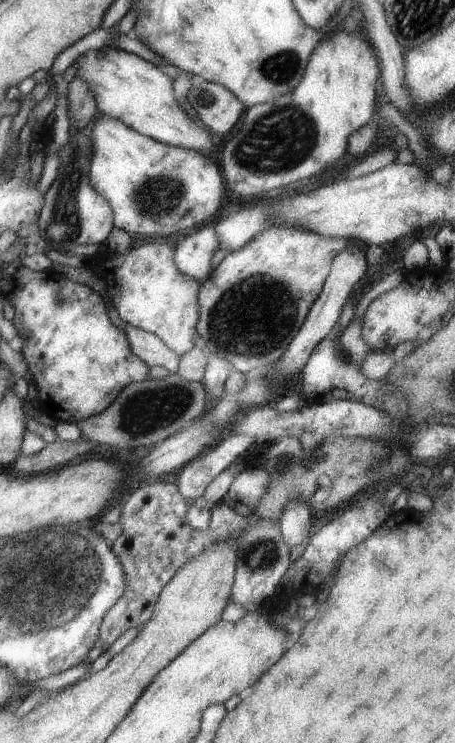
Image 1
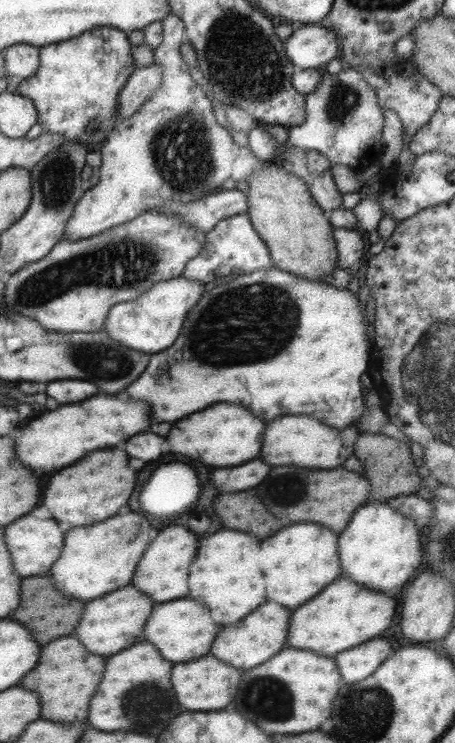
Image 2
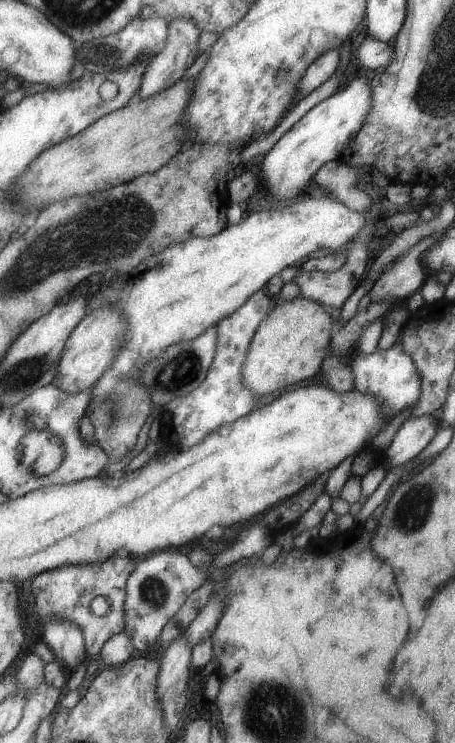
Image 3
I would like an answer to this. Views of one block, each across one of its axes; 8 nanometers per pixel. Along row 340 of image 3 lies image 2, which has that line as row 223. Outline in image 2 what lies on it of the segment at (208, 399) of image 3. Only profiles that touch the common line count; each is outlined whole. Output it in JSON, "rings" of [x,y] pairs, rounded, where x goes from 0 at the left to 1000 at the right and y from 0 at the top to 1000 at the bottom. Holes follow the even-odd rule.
{"rings":[[[538,285],[477,299],[475,304],[448,315],[444,336],[407,354],[396,371],[455,382],[455,380],[484,380],[519,370],[543,369],[556,363],[600,359],[587,331],[545,296],[547,292]]]}

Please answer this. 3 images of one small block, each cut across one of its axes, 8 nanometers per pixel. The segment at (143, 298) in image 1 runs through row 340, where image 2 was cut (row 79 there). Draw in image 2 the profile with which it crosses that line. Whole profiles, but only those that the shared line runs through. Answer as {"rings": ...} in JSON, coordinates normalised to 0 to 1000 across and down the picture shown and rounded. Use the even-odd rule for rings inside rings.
{"rings":[[[367,19],[354,28],[356,55],[334,67],[338,83],[356,92],[354,116],[303,143],[284,159],[253,166],[248,175],[222,191],[218,240],[213,246],[193,249],[185,261],[165,273],[156,291],[143,300],[136,320],[165,326],[218,315],[246,304],[264,303],[321,283],[336,281],[371,268],[415,272],[440,264],[488,257],[486,246],[499,240],[541,244],[545,237],[576,225],[545,195],[525,197],[508,187],[503,176],[473,163],[464,136],[451,131],[442,117],[420,106],[415,90],[398,78],[393,62],[409,54],[407,36],[391,22]]]}

